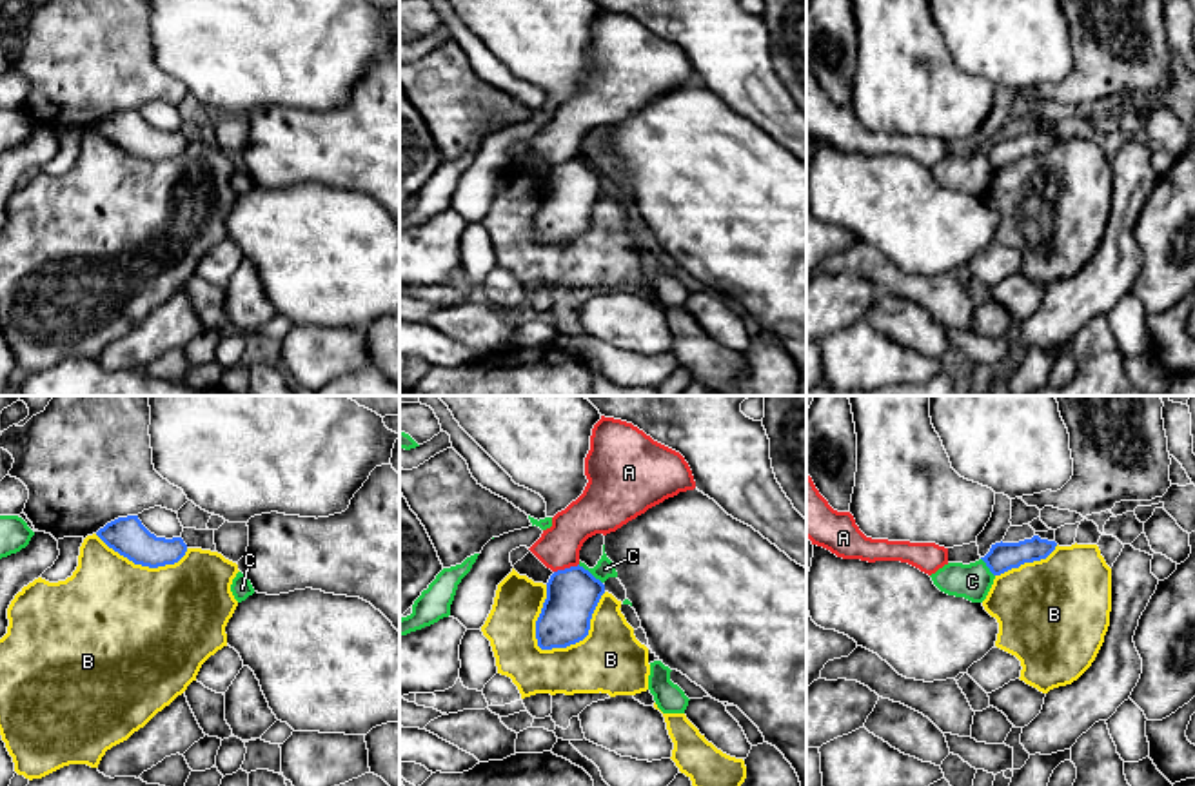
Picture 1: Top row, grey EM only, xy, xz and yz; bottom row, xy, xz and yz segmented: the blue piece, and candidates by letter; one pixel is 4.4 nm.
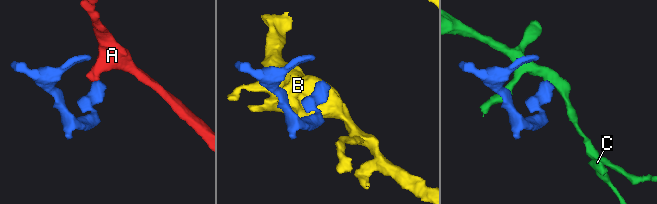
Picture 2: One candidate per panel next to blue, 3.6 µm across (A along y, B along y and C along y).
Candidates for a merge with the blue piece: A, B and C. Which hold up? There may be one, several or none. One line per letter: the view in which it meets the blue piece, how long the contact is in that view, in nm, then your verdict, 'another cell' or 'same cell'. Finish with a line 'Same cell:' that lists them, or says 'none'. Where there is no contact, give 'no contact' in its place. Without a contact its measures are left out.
A: xz | 120 nm | another cell
B: xz | 400 nm | another cell
C: xz | 140 nm | another cell
Same cell: none

